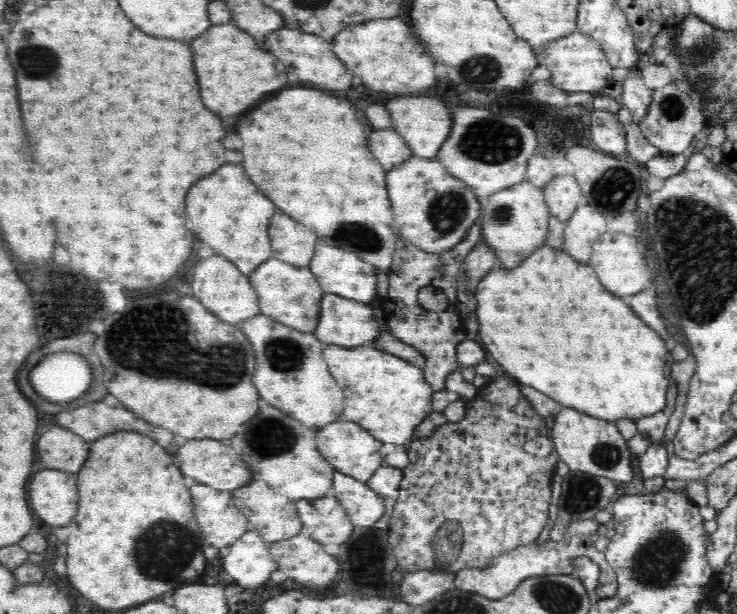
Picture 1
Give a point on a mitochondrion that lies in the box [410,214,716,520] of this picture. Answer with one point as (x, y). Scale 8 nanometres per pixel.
(582, 494)

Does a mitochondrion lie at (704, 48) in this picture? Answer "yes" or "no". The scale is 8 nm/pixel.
yes

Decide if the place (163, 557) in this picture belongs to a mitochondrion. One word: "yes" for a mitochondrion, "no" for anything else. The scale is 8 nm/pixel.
yes

